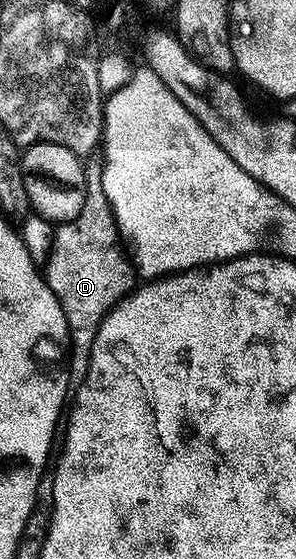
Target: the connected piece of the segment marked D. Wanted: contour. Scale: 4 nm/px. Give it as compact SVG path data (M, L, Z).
M91 154L85 160L84 209L80 209L80 213L71 223L61 224L57 228L58 236L55 237L51 247L49 244L44 264L45 278L56 293L56 297L64 309L64 317L70 326L68 379L74 385L81 383L86 375L90 364L90 350L98 332L98 324L123 297L130 294L135 286L134 279L136 280L133 262L128 258L127 252L120 242L118 222L114 219L110 202L104 193L103 166L104 159L101 154Z

